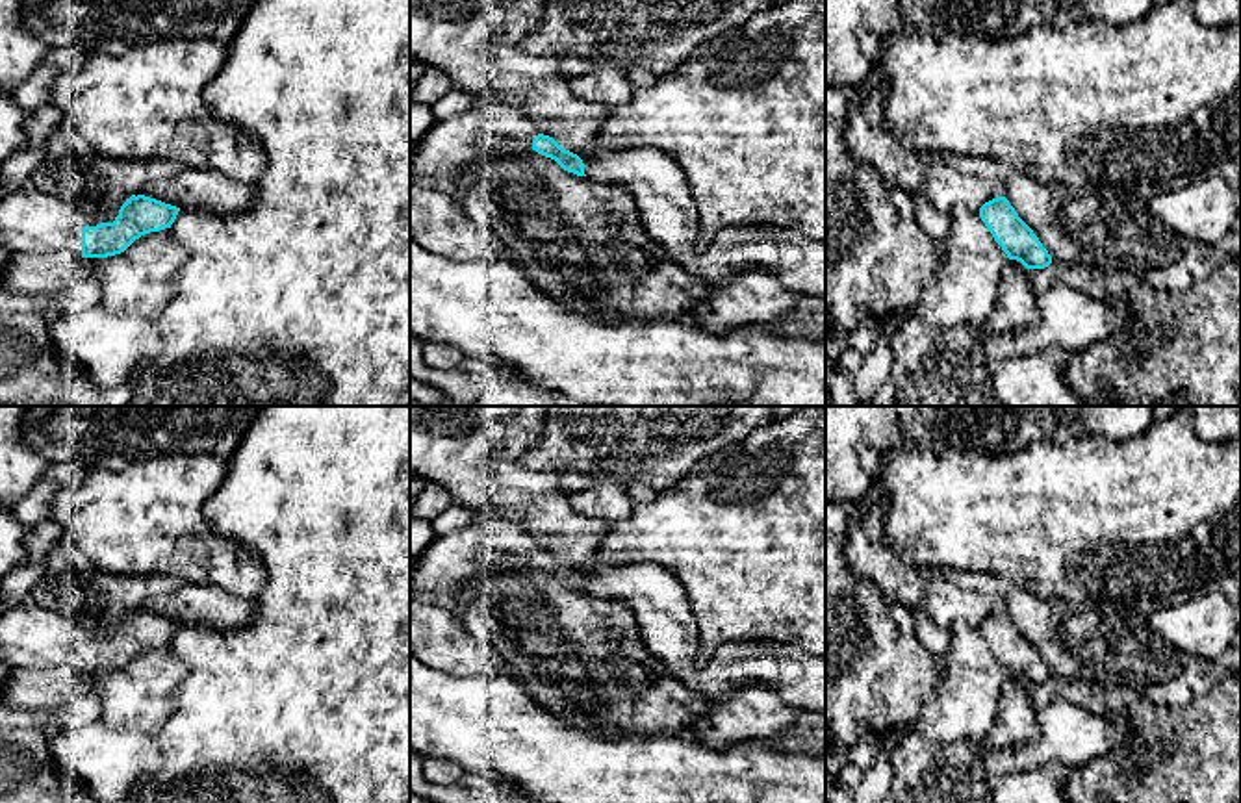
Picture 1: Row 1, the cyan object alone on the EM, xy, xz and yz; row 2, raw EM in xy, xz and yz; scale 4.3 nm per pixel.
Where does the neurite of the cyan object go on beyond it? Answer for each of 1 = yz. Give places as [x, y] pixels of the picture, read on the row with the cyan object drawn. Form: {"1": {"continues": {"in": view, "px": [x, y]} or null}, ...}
{"1": {"continues": null}}

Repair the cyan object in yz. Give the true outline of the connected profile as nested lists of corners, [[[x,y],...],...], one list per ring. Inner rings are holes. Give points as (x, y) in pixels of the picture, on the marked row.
[[[1005,197],[985,202],[979,217],[1009,260],[1020,261],[1026,269],[1044,269],[1052,263],[1048,250]]]

